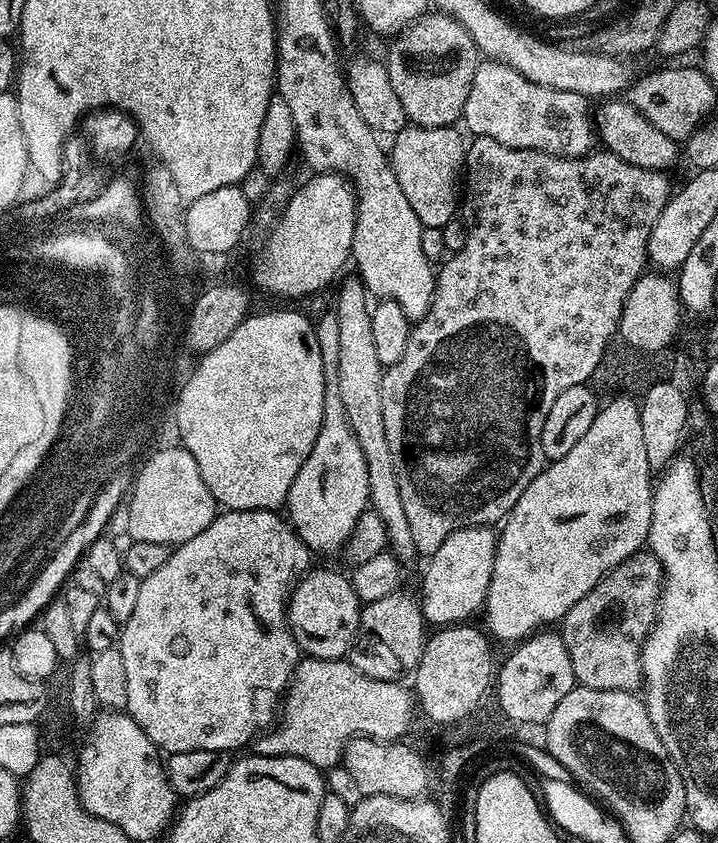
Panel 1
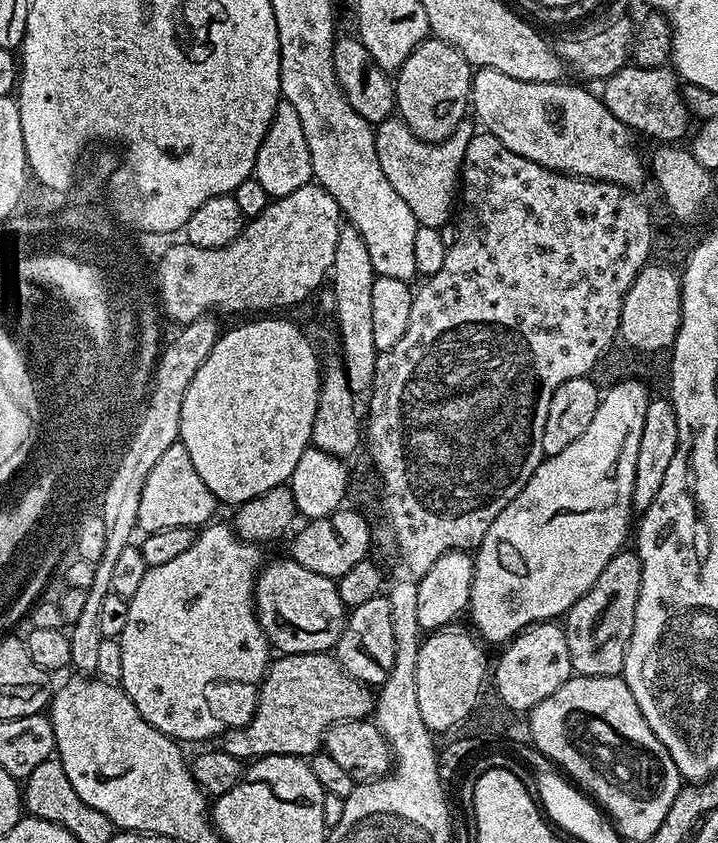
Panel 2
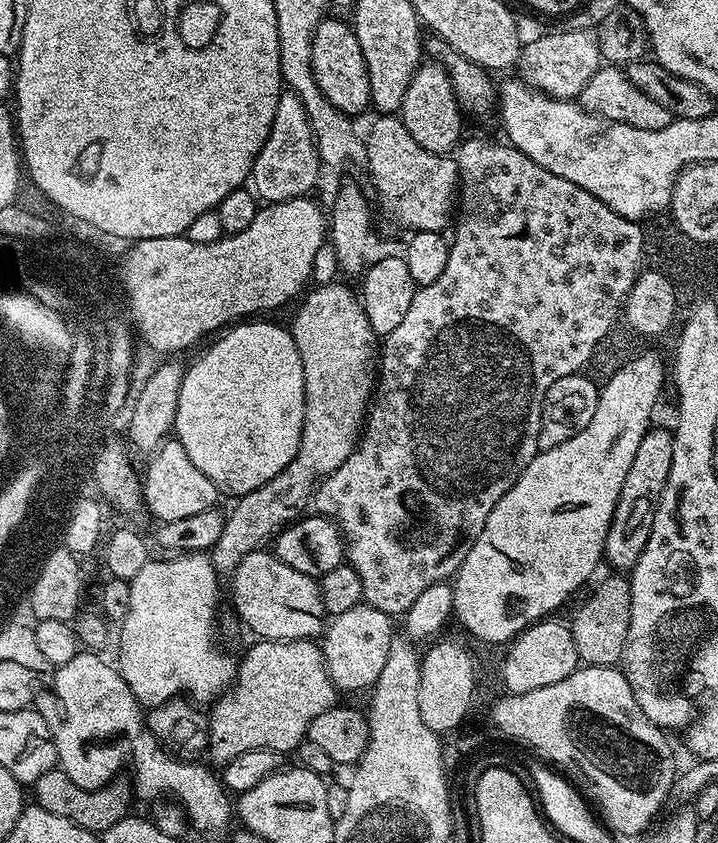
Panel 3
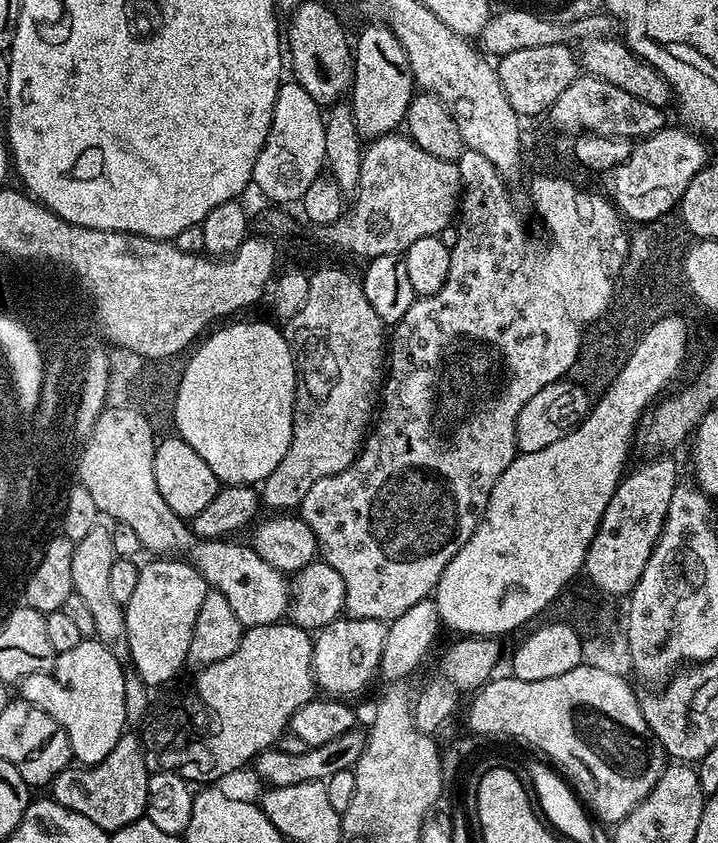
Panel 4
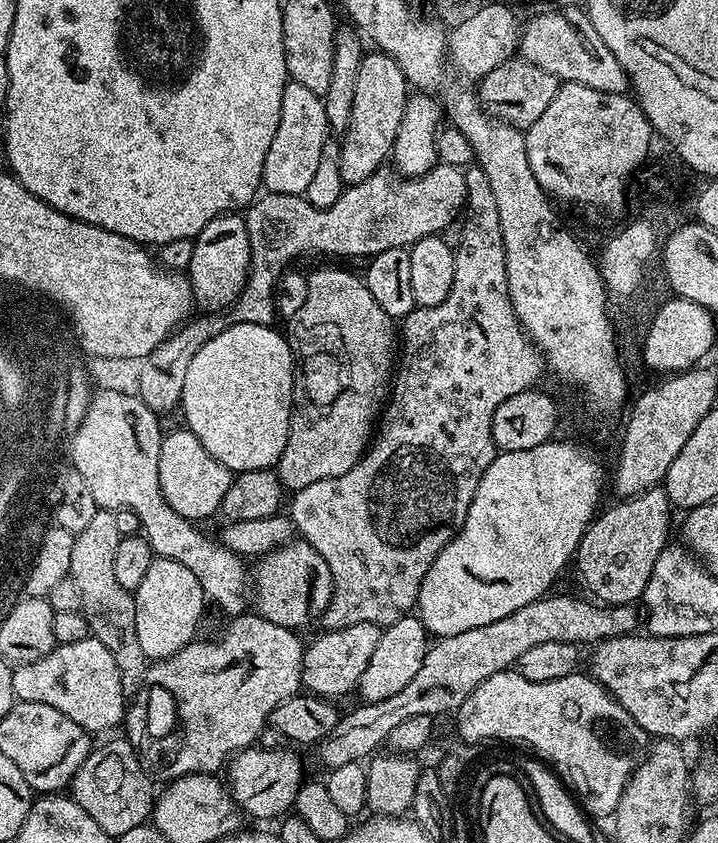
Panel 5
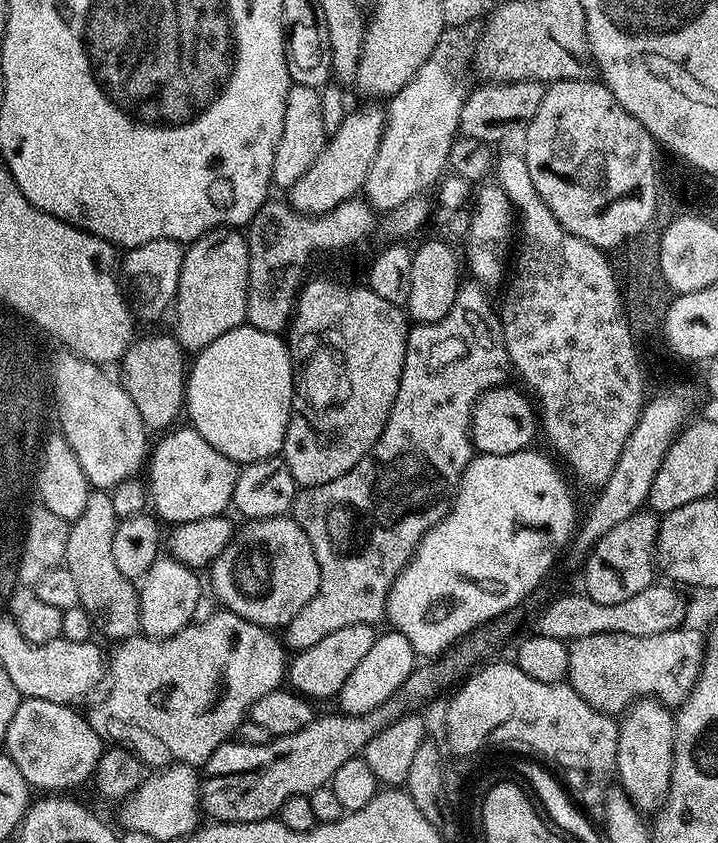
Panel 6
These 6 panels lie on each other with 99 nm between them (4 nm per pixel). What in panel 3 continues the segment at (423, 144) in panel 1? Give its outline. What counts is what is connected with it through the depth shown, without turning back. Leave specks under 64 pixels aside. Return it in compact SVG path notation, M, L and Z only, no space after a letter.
M380 114L375 118L377 120L368 128L368 136L366 132L366 169L372 175L372 184L376 187L376 196L380 199L381 206L402 227L408 228L409 233L440 232L449 227L454 216L454 205L458 200L458 169L455 159L451 155L431 152L418 146L418 142L410 138L410 130L406 130L399 115Z

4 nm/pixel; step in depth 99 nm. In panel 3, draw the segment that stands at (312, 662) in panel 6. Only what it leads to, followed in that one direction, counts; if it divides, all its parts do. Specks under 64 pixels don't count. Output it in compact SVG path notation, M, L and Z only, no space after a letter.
M363 602L327 621L322 637L324 661L334 686L341 693L360 692L363 688L365 691L376 683L378 674L382 674L382 666L386 666L386 654L390 654L394 635L392 624L393 617Z

